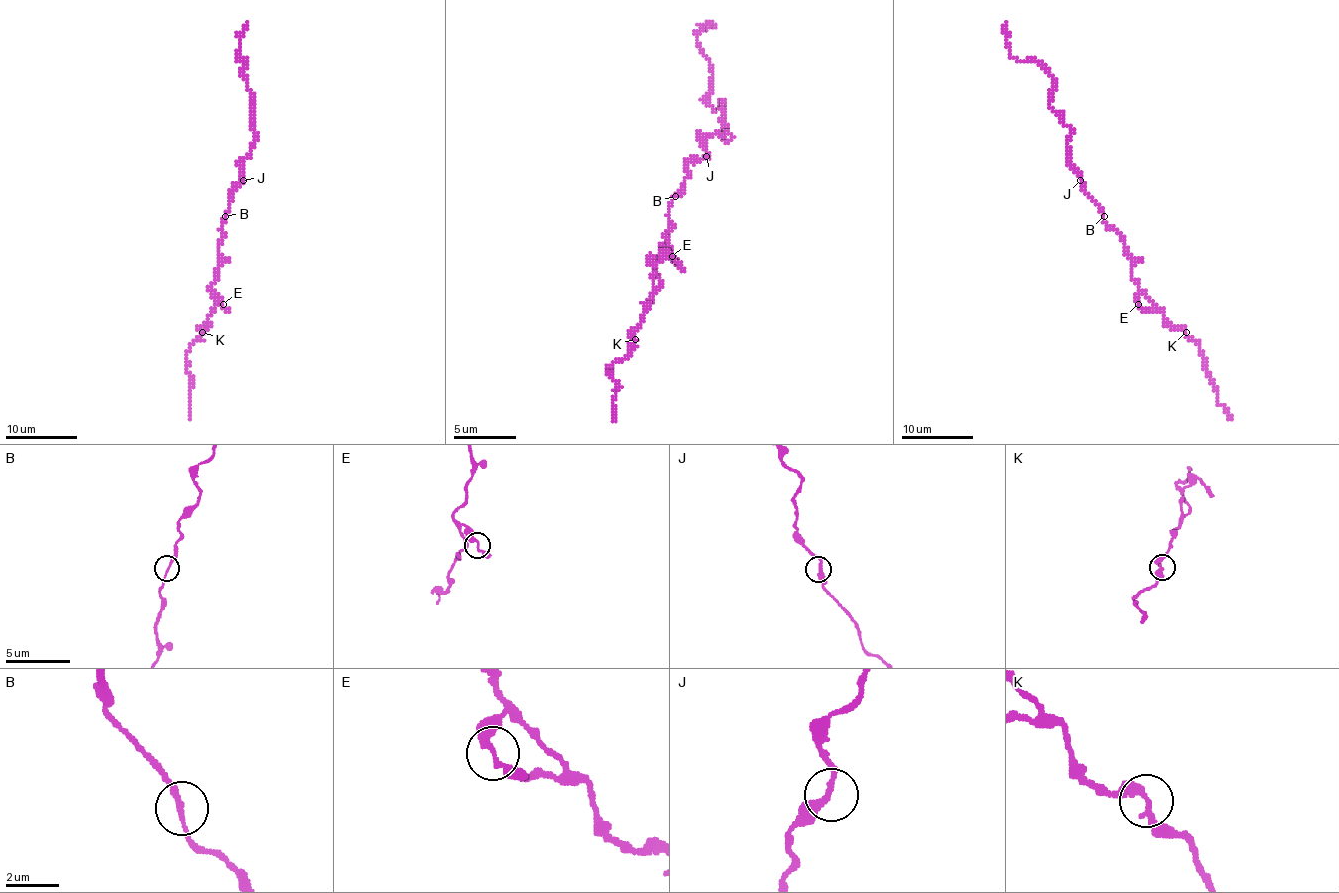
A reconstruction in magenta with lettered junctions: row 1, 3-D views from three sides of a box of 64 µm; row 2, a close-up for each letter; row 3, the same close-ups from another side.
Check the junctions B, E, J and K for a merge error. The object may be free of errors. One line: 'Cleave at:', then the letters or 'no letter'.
Cleave at: no letter

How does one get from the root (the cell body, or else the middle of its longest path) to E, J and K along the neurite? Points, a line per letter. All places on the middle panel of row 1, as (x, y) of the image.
E: (678, 193), (669, 206), (666, 246), (650, 259), (656, 262), (666, 253), (672, 256)
J: (678, 193), (687, 174), (687, 165), (700, 162), (706, 156)
K: (678, 193), (669, 206), (666, 246), (650, 259), (659, 278), (659, 287), (644, 306), (644, 318), (634, 340)

